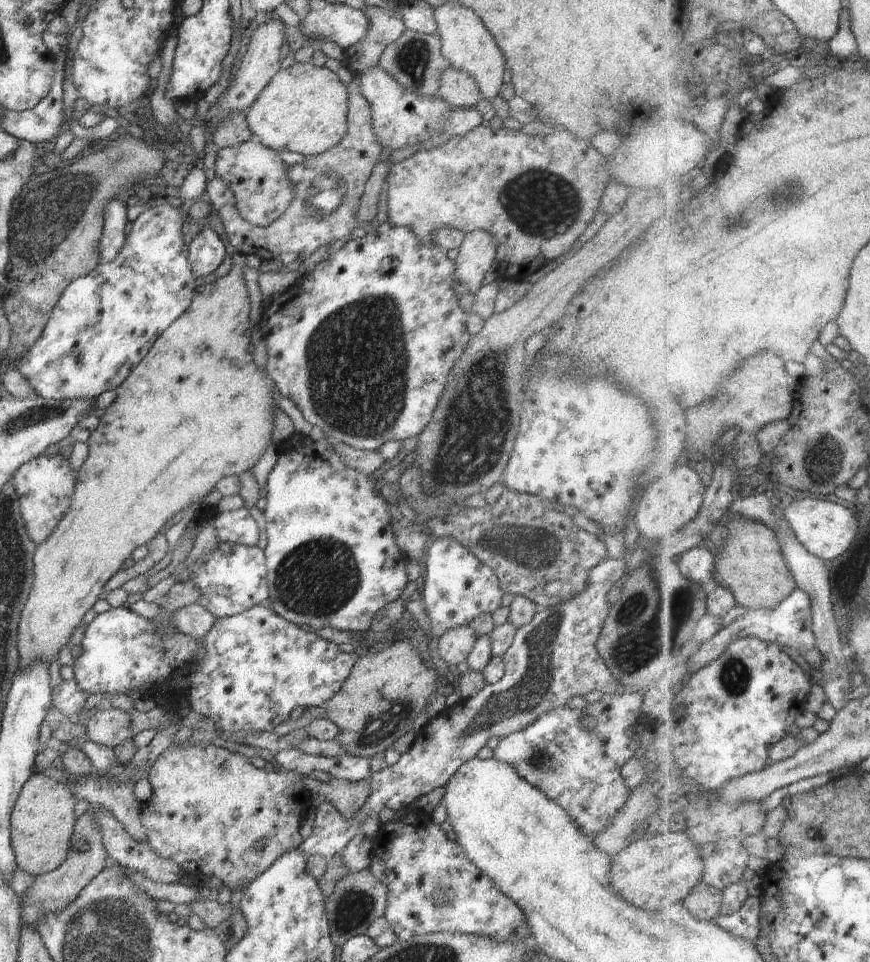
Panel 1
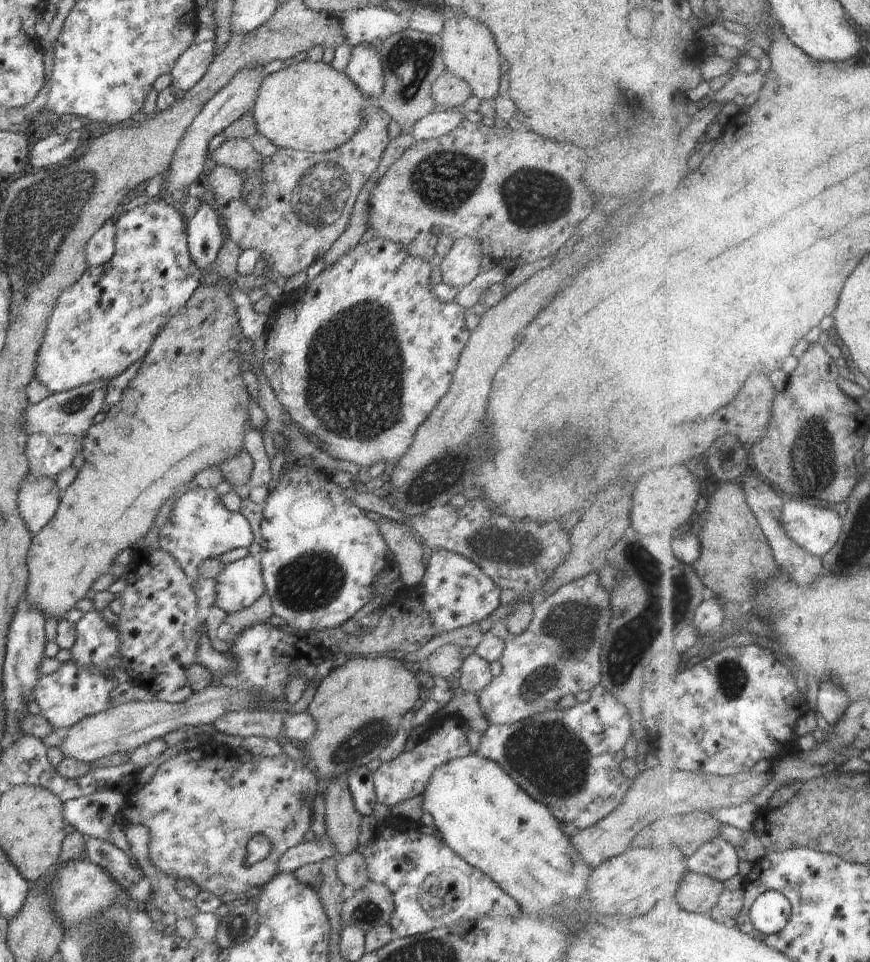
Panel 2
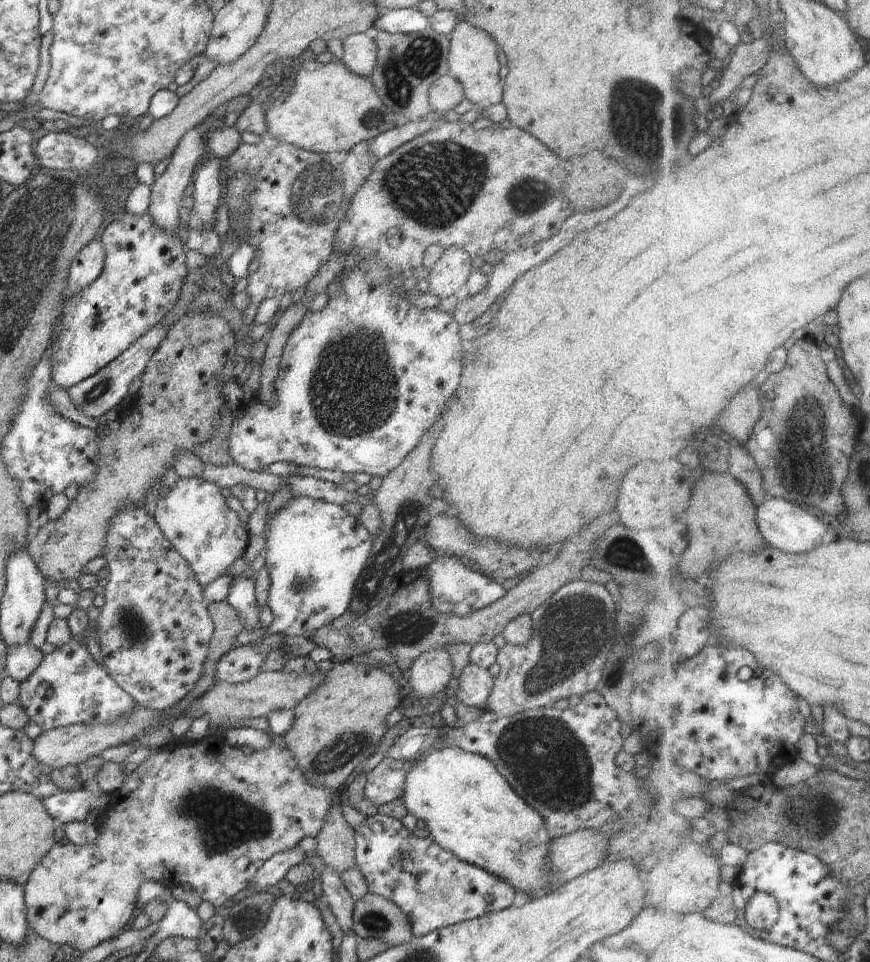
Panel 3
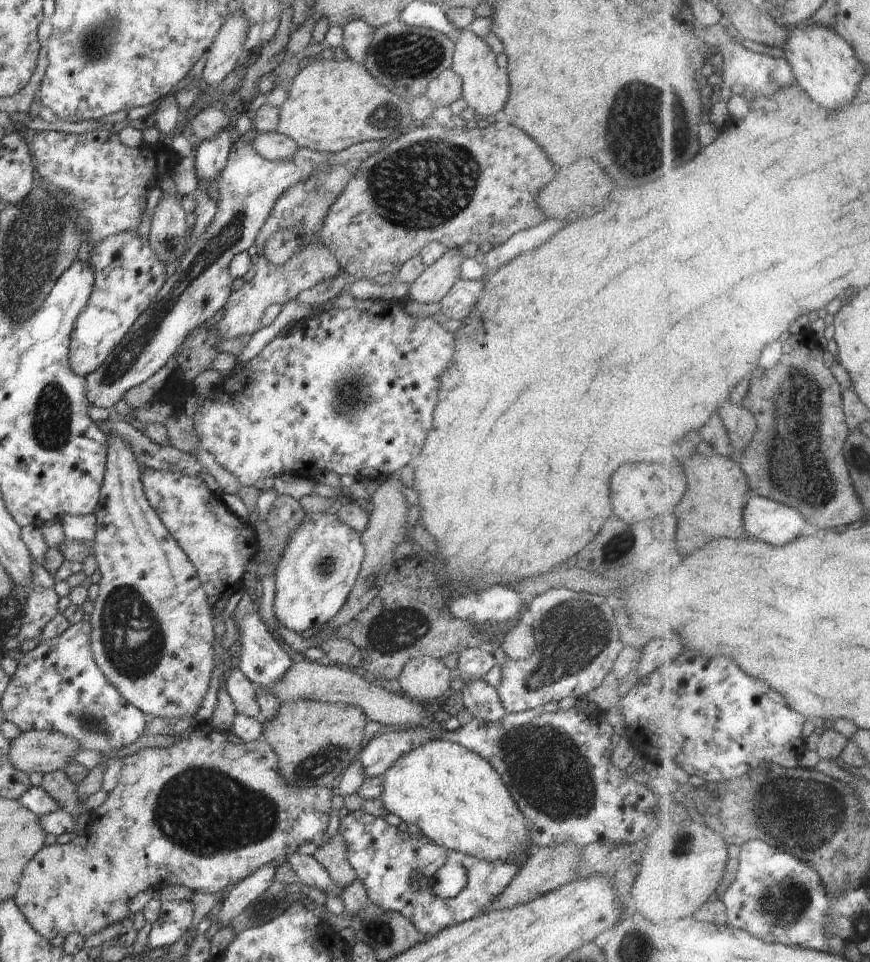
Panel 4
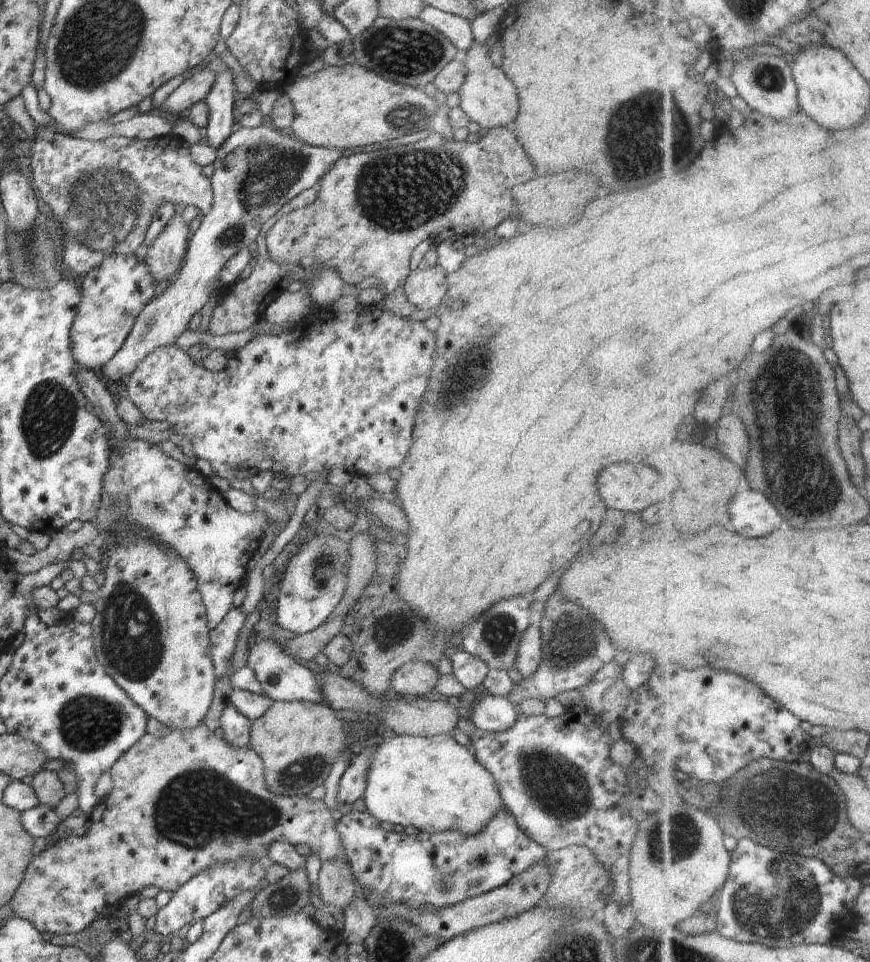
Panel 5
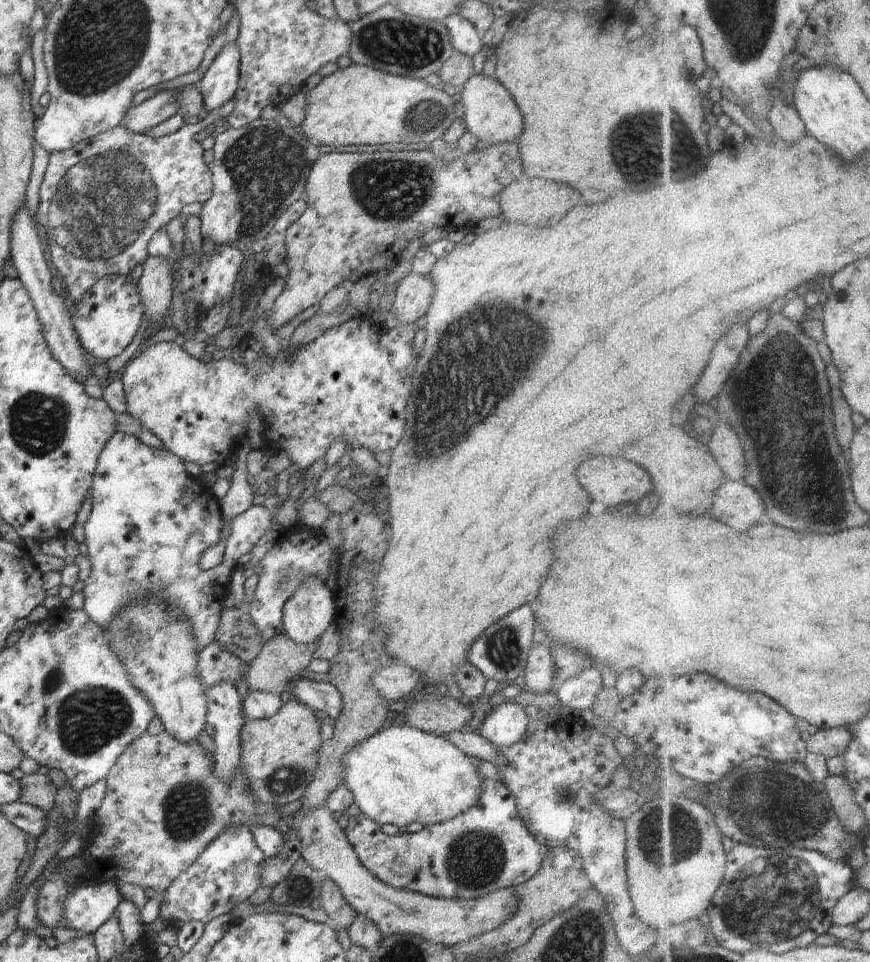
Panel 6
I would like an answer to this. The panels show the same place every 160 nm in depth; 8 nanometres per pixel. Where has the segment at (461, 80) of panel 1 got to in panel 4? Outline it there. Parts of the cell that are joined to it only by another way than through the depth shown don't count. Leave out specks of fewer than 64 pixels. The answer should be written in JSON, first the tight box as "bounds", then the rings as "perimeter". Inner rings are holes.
{"bounds":[425,68,463,110],"perimeter":[[[450,68],[428,83],[425,95],[436,110],[438,107],[449,107],[458,98],[463,98],[461,88],[460,76]]]}

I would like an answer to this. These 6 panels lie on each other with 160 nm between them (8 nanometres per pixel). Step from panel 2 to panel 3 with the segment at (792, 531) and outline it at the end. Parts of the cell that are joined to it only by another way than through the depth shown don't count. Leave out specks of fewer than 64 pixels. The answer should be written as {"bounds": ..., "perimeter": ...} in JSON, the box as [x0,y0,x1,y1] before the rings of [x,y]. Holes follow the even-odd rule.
{"bounds":[758,495,831,553],"perimeter":[[[768,495],[758,507],[758,522],[770,547],[787,553],[811,553],[831,539],[829,524],[798,503]]]}

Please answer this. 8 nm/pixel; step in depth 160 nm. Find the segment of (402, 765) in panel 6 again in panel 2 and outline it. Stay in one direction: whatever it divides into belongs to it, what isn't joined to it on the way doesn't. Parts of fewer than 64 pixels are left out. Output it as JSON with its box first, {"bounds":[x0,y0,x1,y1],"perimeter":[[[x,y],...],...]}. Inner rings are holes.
{"bounds":[422,753,594,918],"perimeter":[[[478,753],[452,759],[437,767],[422,795],[423,810],[433,816],[442,840],[470,866],[487,874],[514,898],[522,912],[526,915],[558,914],[560,918],[572,916],[570,906],[584,894],[594,869],[580,858],[570,836],[562,830],[552,813],[540,802],[534,802],[499,764]]]}

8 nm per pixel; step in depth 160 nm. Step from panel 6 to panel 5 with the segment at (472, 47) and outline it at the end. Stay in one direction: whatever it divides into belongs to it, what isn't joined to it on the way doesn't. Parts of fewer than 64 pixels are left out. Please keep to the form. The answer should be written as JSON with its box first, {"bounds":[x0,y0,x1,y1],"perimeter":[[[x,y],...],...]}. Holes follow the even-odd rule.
{"bounds":[416,5,475,55],"perimeter":[[[426,5],[417,14],[416,19],[420,19],[422,22],[439,30],[456,46],[461,55],[470,48],[470,45],[475,40],[471,24],[469,23],[470,20],[462,18],[461,16]]]}

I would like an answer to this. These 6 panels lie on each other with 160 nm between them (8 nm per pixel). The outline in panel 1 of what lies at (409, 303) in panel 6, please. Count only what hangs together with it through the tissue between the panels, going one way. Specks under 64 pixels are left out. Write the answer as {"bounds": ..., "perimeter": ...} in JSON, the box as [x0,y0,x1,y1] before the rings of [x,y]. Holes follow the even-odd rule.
{"bounds":[455,230,497,295],"perimeter":[[[475,230],[465,234],[462,244],[459,246],[458,257],[455,259],[455,275],[458,278],[458,282],[466,284],[469,288],[469,292],[473,295],[477,293],[477,290],[482,286],[482,280],[484,280],[484,274],[488,272],[488,269],[492,265],[496,265],[496,249],[497,240],[492,234],[487,233],[485,230]]]}

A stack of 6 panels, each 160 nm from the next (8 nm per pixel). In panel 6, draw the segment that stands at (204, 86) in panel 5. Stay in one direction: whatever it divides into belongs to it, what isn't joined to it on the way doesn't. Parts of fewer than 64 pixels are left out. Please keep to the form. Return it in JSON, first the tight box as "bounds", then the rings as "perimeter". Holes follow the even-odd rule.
{"bounds":[124,89,182,134],"perimeter":[[[166,89],[152,95],[125,114],[124,126],[133,133],[145,134],[149,128],[168,120],[179,112],[182,89]]]}

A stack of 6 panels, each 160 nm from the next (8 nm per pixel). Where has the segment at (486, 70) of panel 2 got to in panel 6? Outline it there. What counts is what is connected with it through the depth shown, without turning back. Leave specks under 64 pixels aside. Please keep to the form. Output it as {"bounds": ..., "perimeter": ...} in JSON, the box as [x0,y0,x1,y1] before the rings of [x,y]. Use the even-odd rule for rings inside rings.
{"bounds":[457,69,524,146],"perimeter":[[[477,69],[477,72],[460,88],[457,97],[465,104],[462,118],[467,130],[472,132],[478,141],[485,142],[486,146],[497,145],[504,141],[516,142],[522,132],[522,126],[524,126],[522,115],[506,87],[498,82],[494,75],[485,76],[480,69]]]}

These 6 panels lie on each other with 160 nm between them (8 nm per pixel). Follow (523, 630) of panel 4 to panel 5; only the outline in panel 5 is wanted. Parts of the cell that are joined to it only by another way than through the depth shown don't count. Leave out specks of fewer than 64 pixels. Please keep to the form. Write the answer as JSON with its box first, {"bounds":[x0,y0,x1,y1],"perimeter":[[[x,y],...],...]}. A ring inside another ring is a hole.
{"bounds":[516,625,542,677],"perimeter":[[[530,625],[524,632],[518,654],[516,656],[516,670],[522,677],[536,674],[540,660],[542,660],[542,638],[538,625]]]}

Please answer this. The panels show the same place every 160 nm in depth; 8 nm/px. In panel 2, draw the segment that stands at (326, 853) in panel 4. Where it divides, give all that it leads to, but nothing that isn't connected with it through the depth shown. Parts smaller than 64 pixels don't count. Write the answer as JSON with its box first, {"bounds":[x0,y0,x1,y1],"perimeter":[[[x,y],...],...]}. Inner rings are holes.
{"bounds":[322,777,362,856],"perimeter":[[[344,777],[330,780],[322,792],[326,806],[326,834],[337,846],[336,856],[360,849],[358,835],[362,815],[356,810],[355,795]]]}

